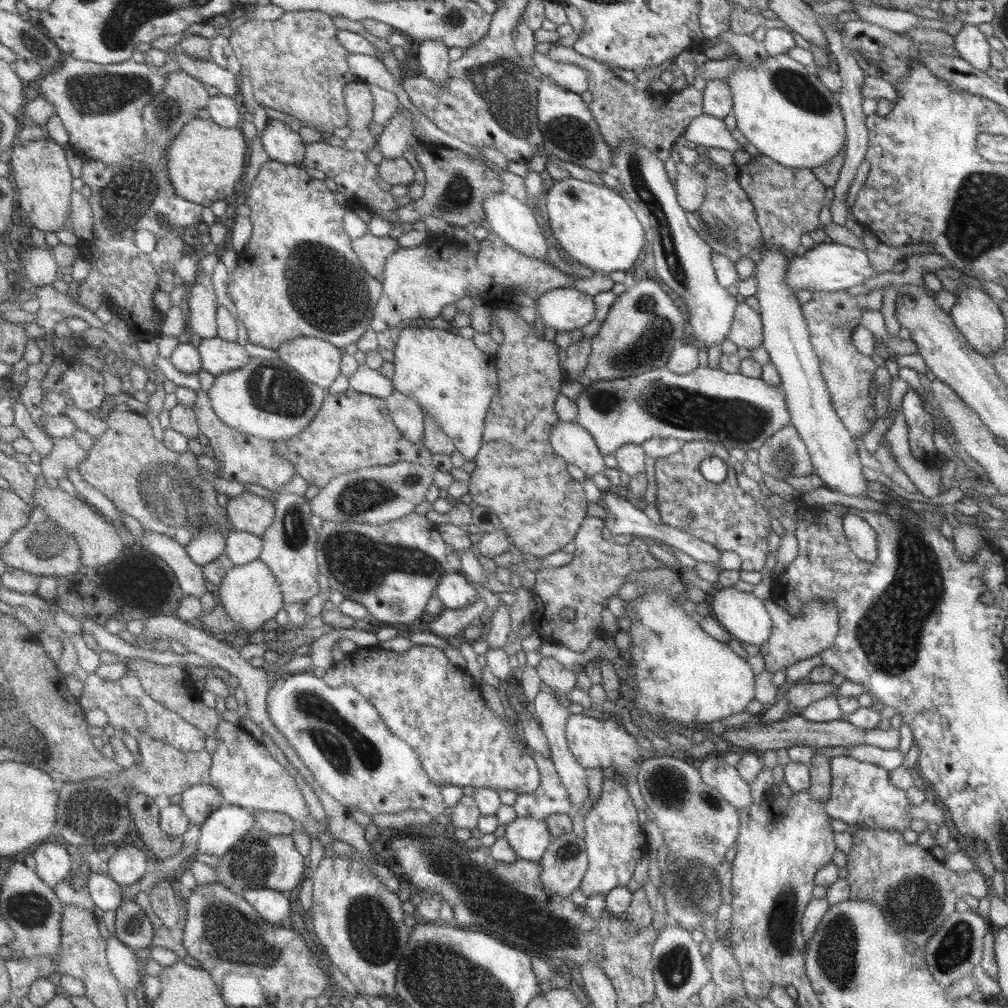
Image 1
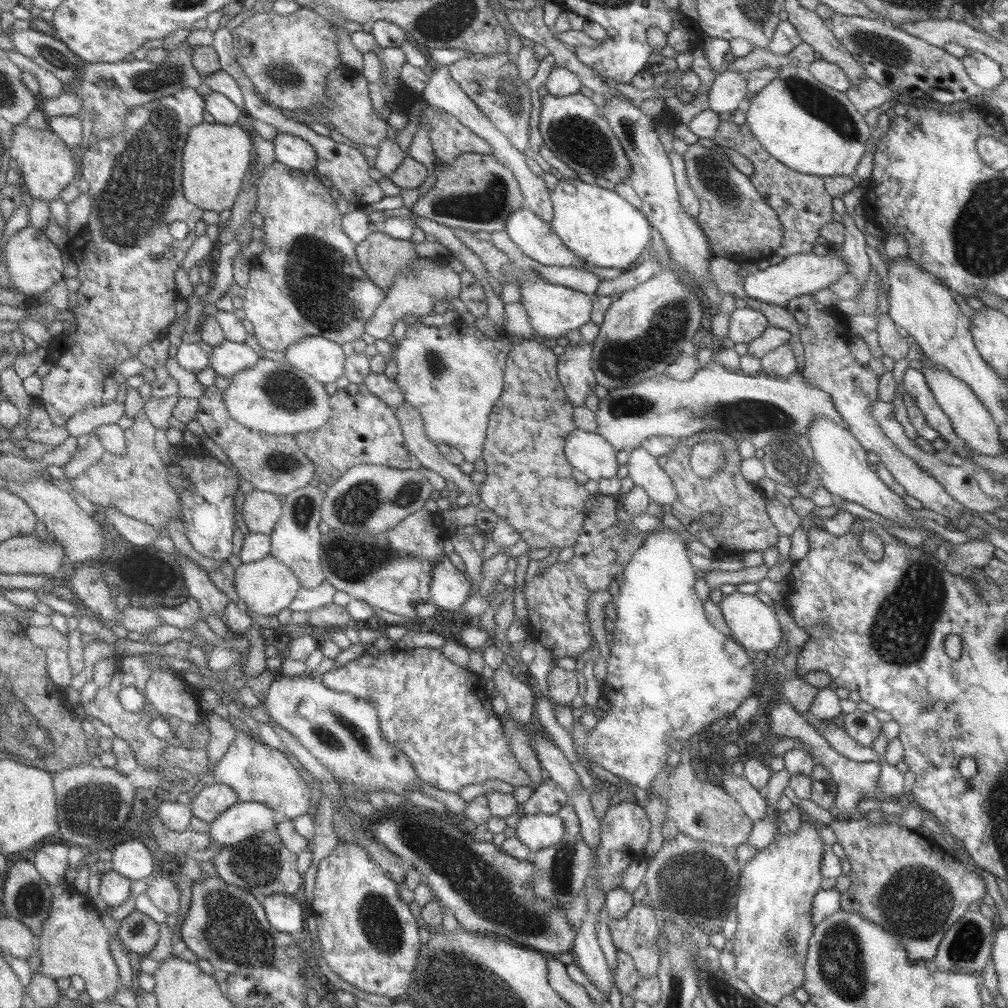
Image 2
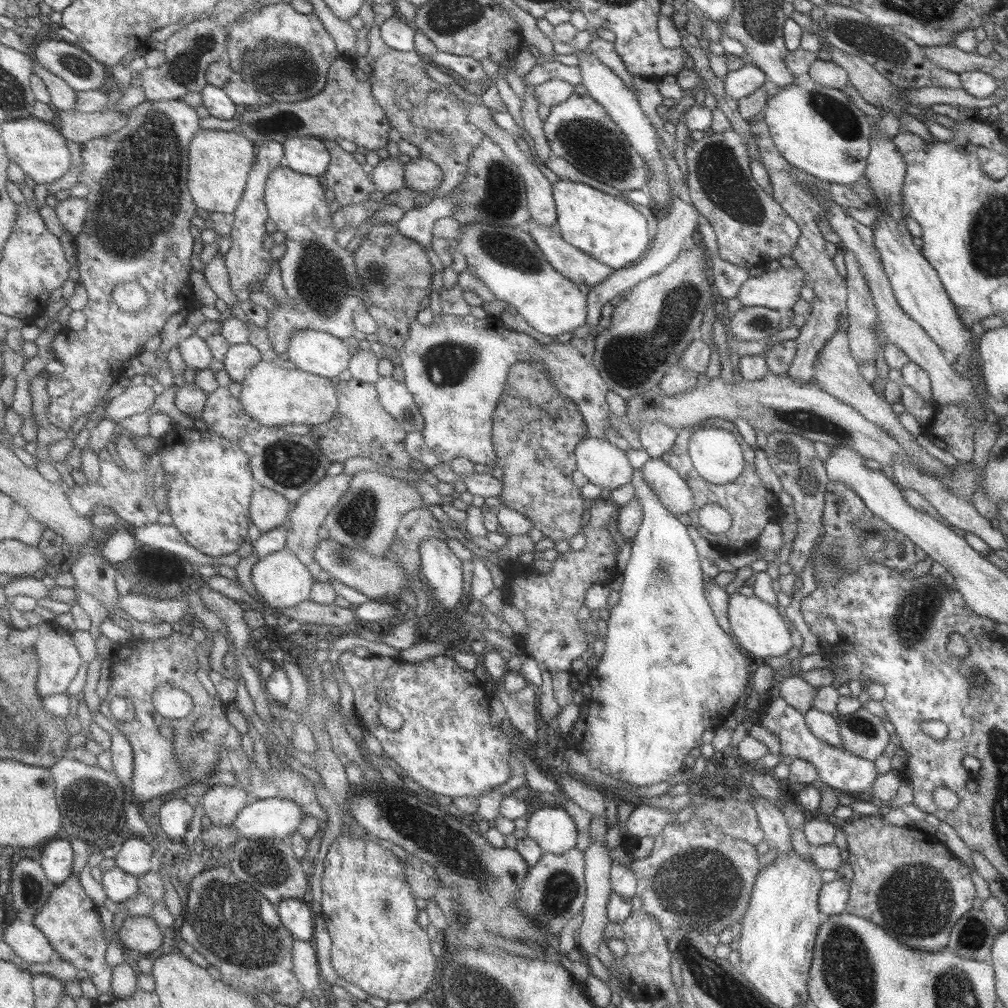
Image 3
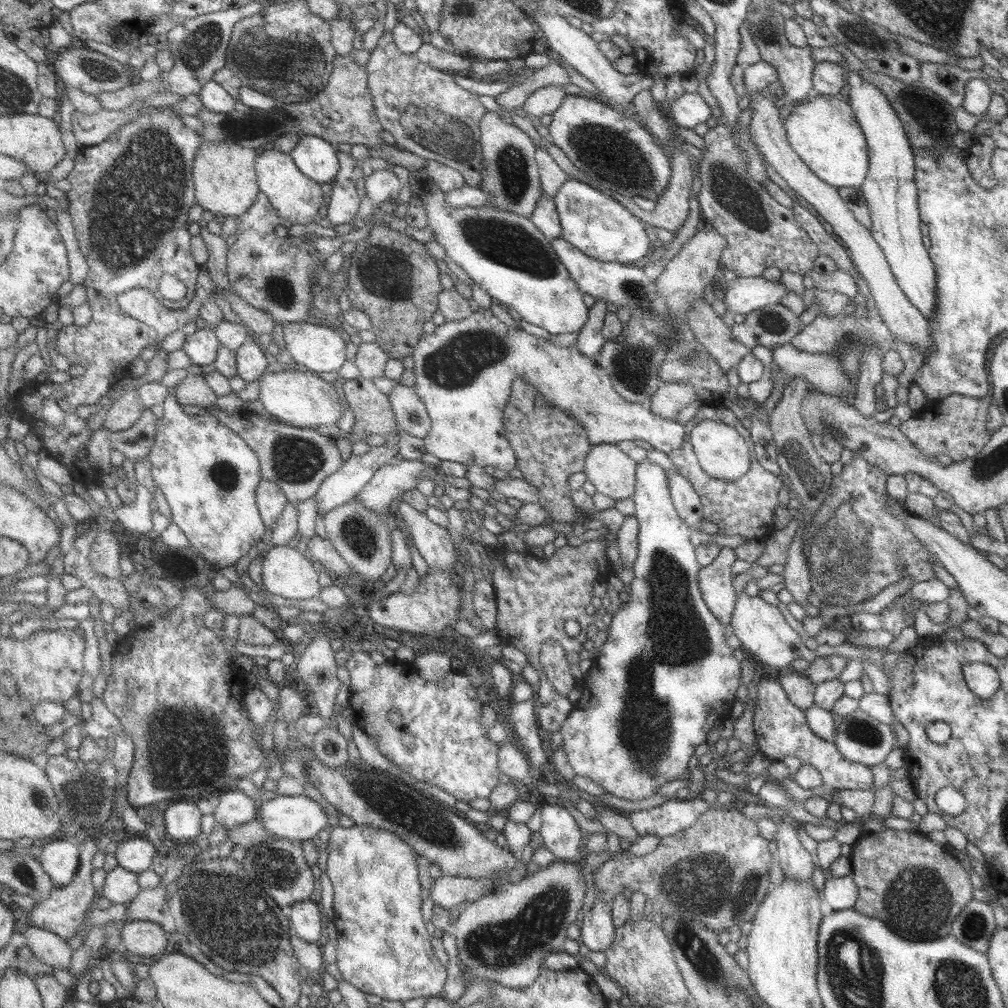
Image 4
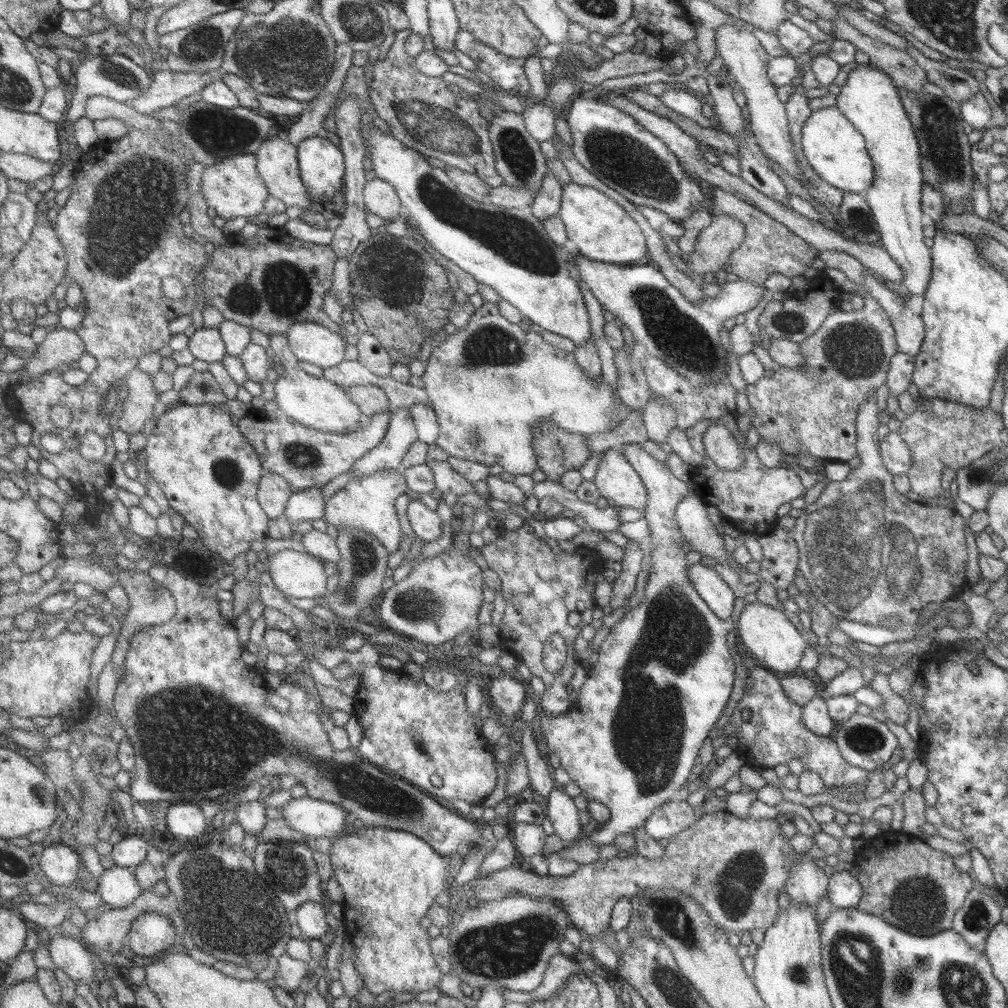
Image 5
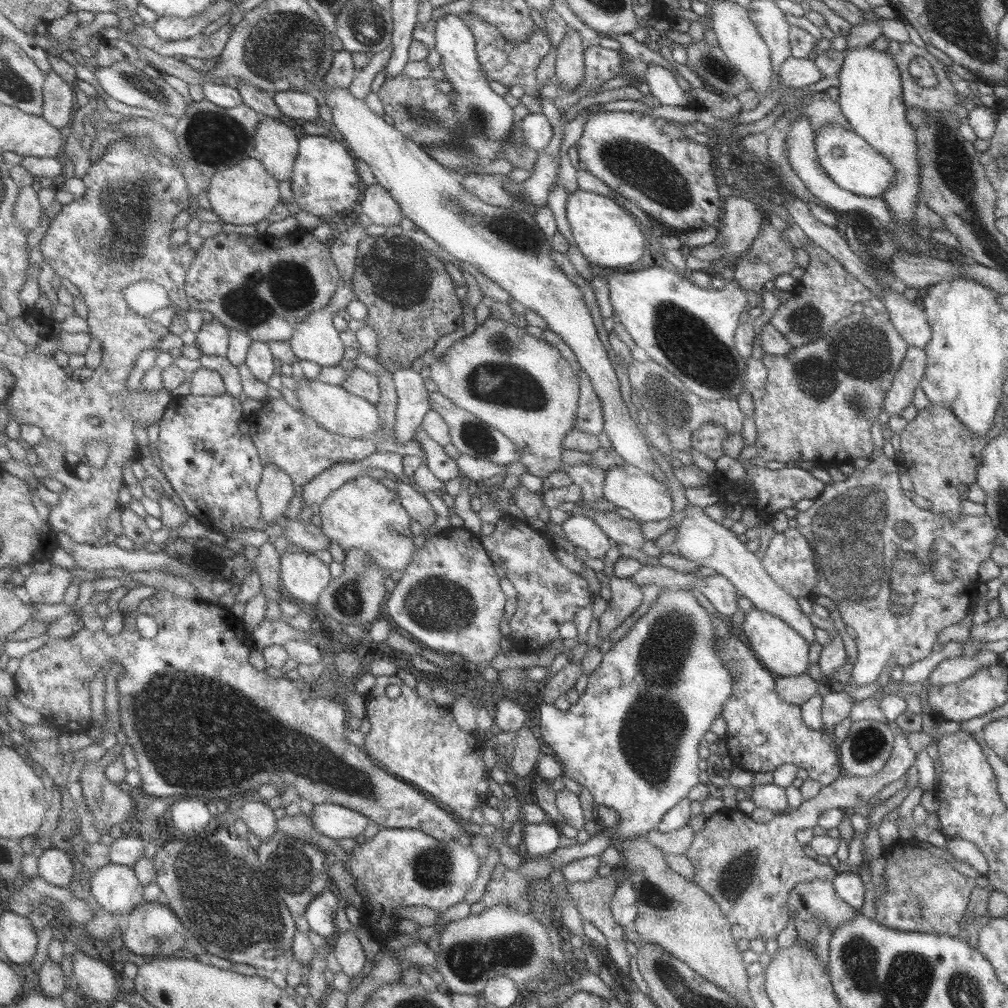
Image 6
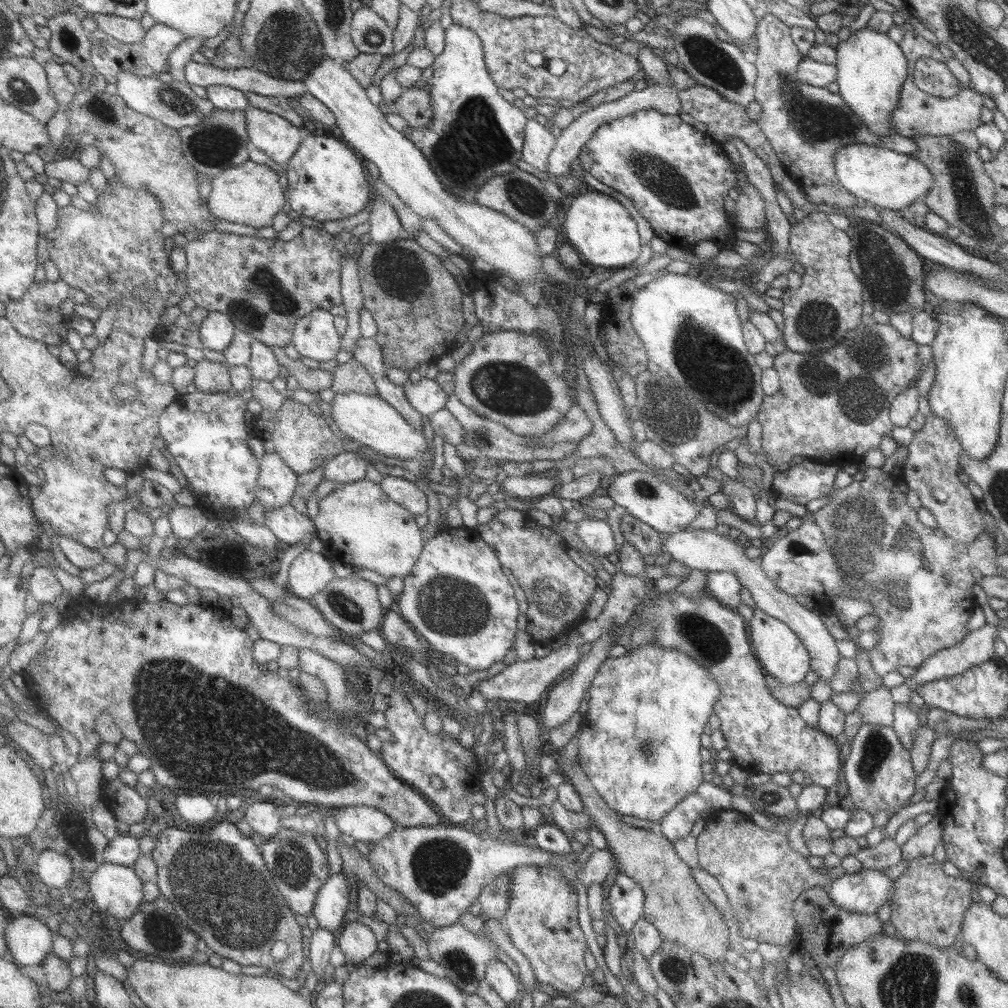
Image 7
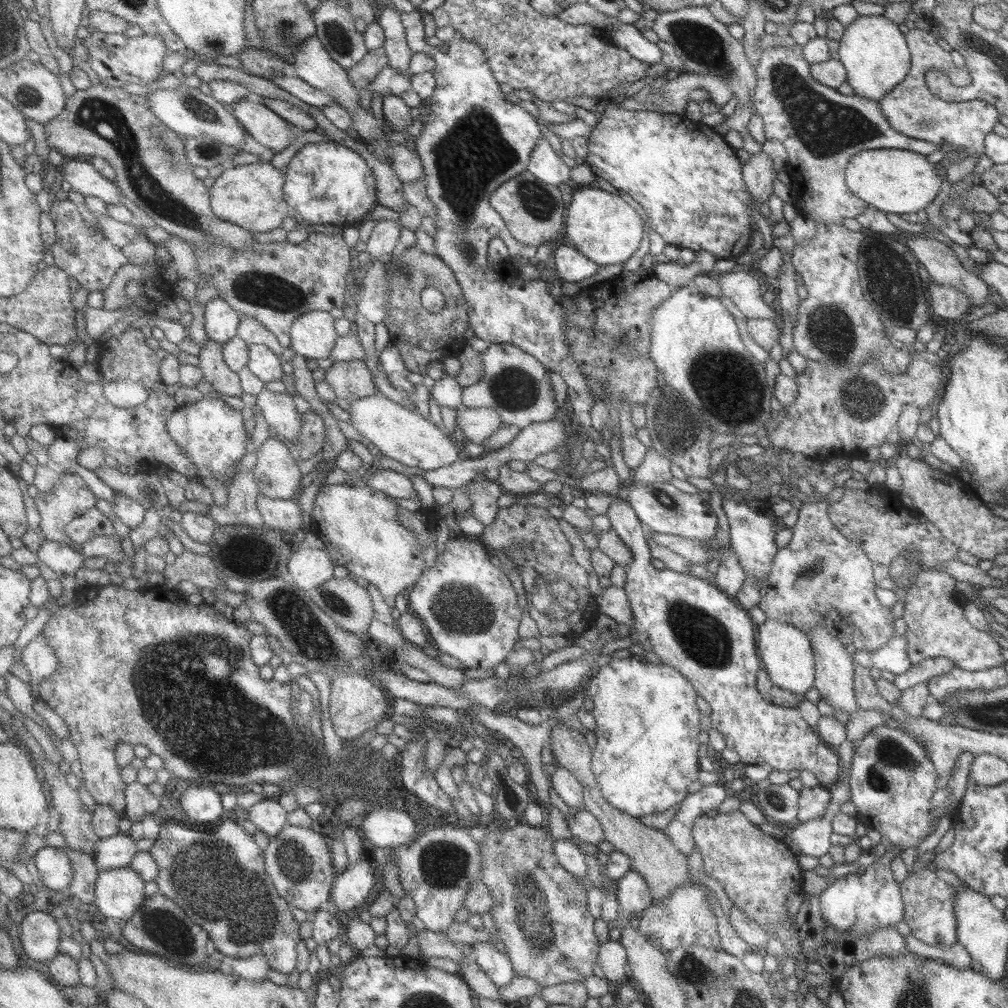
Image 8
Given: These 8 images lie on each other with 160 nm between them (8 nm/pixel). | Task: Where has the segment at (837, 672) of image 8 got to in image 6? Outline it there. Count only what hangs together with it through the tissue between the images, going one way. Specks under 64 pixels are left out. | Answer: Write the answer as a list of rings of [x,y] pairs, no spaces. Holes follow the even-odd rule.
[[[692,506],[687,510],[681,525],[676,527],[672,552],[689,562],[695,562],[697,566],[711,568],[716,575],[726,578],[734,586],[738,597],[747,598],[753,604],[753,608],[785,621],[785,624],[791,626],[807,645],[812,645],[815,641],[813,626],[797,605],[796,599],[771,580],[756,553],[750,552],[745,543],[740,542],[735,536],[728,528],[709,519],[702,508]]]

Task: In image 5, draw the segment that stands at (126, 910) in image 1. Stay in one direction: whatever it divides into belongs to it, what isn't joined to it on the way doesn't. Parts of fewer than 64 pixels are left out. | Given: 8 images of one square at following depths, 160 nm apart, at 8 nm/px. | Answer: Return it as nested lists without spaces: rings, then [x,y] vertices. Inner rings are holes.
[[[159,913],[140,914],[134,921],[127,940],[133,953],[153,956],[168,950],[175,944],[177,930],[167,915]]]

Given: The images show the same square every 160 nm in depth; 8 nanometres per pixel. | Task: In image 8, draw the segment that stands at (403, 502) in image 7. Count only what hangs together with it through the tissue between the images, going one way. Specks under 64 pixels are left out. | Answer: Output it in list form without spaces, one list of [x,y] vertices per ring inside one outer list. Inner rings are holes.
[[[379,469],[371,474],[366,484],[376,489],[377,492],[384,492],[395,498],[417,497],[417,492],[413,488],[413,480],[409,476],[390,469]]]

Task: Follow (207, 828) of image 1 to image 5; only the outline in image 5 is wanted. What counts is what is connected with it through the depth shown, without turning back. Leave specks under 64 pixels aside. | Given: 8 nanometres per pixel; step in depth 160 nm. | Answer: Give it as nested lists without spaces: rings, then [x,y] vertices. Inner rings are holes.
[[[305,796],[290,800],[281,810],[296,831],[308,838],[333,838],[344,832],[347,816],[350,815],[341,805]],[[365,827],[355,829],[350,835],[345,835],[336,839],[331,847],[331,854],[333,868],[335,871],[335,878],[338,884],[342,888],[344,894],[344,901],[341,904],[343,907],[343,922],[347,930],[347,936],[355,945],[355,955],[353,960],[359,974],[365,979],[366,988],[371,990],[369,992],[373,994],[383,994],[383,992],[392,991],[397,992],[425,992],[425,990],[431,990],[439,984],[441,976],[444,972],[439,968],[436,963],[435,957],[432,953],[431,941],[432,938],[427,934],[427,930],[421,928],[421,918],[425,918],[428,914],[429,908],[431,908],[437,900],[439,894],[447,893],[451,891],[451,888],[447,889],[447,878],[449,878],[449,857],[440,855],[433,847],[432,844],[426,841],[424,838],[413,834],[412,832],[405,832],[401,829],[388,829],[385,827]]]

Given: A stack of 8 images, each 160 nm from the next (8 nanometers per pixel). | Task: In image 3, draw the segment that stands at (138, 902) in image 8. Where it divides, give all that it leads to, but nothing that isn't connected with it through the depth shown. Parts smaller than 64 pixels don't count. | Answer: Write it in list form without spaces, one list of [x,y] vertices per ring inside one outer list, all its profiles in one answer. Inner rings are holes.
[[[118,866],[103,872],[100,884],[106,896],[116,903],[125,902],[140,891],[140,878]]]

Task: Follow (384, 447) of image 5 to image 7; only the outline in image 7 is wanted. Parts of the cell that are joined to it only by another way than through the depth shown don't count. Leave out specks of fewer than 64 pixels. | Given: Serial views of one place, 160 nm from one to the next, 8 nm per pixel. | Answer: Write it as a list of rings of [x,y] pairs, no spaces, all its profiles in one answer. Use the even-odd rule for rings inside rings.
[[[423,377],[417,383],[407,381],[402,386],[405,387],[409,402],[419,409],[423,416],[430,417],[447,406],[450,394],[447,394],[435,379]]]

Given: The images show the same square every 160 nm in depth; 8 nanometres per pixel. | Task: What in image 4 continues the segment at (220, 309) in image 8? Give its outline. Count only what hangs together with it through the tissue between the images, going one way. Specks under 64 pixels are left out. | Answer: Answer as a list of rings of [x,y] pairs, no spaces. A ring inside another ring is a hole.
[[[200,325],[195,333],[188,335],[183,350],[200,367],[214,364],[221,345],[214,328]]]

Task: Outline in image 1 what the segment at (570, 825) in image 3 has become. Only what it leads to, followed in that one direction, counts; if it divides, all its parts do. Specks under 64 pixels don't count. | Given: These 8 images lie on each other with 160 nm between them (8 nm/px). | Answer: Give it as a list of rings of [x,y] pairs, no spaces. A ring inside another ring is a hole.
[[[515,817],[506,824],[503,838],[519,859],[538,862],[552,834],[546,822],[531,817]]]

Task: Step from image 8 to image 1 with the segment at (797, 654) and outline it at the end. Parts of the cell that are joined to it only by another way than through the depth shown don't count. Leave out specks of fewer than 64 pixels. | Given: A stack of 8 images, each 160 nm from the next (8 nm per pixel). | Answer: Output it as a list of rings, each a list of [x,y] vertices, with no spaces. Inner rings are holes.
[[[733,588],[712,591],[711,614],[735,641],[761,647],[771,633],[770,615],[753,593]]]

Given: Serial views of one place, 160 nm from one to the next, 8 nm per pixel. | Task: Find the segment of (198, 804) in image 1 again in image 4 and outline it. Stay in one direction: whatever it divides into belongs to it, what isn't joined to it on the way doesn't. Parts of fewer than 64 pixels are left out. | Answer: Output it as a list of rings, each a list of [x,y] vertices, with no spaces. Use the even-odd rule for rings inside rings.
[[[235,788],[221,792],[212,800],[215,804],[213,812],[215,822],[227,829],[251,822],[258,813],[255,799],[249,798],[247,794]]]

